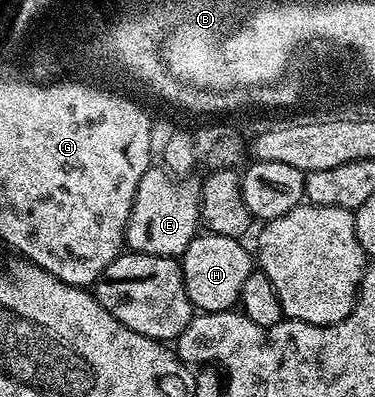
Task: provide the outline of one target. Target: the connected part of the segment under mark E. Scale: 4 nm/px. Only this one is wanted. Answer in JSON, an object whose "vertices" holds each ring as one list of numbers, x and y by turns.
{"vertices":[[152,165,137,185,133,209,127,222,125,247,137,255,170,255,182,257,189,241,193,241,201,227,199,218,199,188,194,178,176,179,162,166]]}

